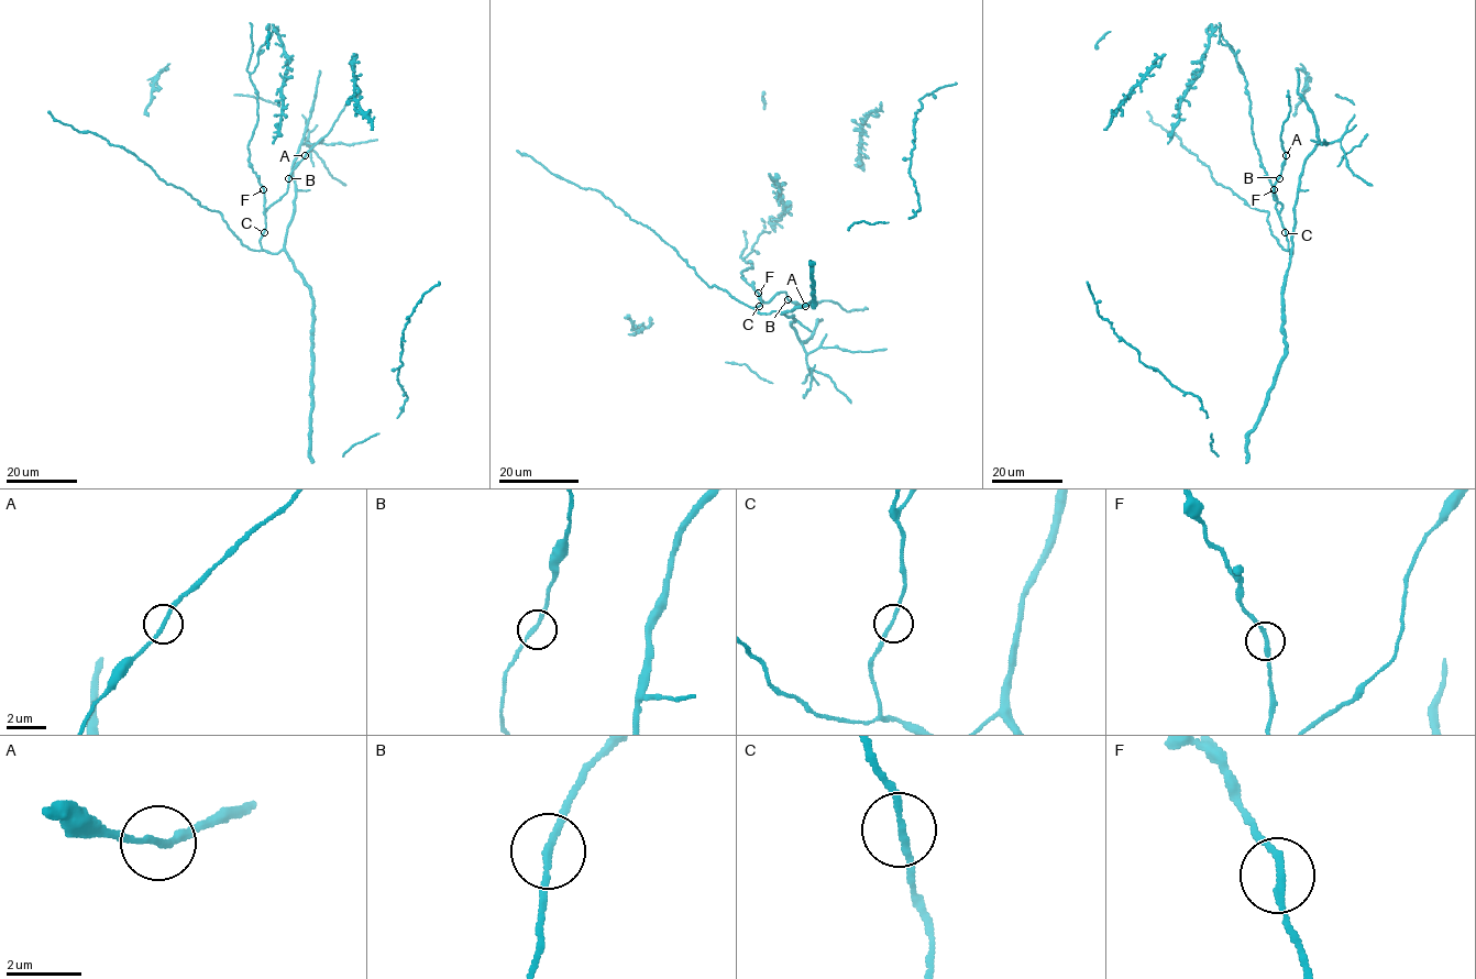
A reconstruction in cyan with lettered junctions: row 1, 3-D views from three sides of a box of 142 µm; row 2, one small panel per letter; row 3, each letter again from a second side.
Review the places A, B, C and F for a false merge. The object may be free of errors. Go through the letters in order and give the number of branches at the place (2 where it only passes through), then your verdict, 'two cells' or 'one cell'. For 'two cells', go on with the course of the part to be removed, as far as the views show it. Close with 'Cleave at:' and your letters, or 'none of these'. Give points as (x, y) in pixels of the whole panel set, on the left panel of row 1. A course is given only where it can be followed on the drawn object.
A: 2 | one cell
B: 2 | one cell
C: 2 | one cell
F: 2 | one cell
Cleave at: none of these

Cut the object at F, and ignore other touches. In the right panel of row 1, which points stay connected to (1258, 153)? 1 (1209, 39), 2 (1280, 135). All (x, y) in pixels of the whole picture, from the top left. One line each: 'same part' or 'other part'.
1: other part
2: other part

